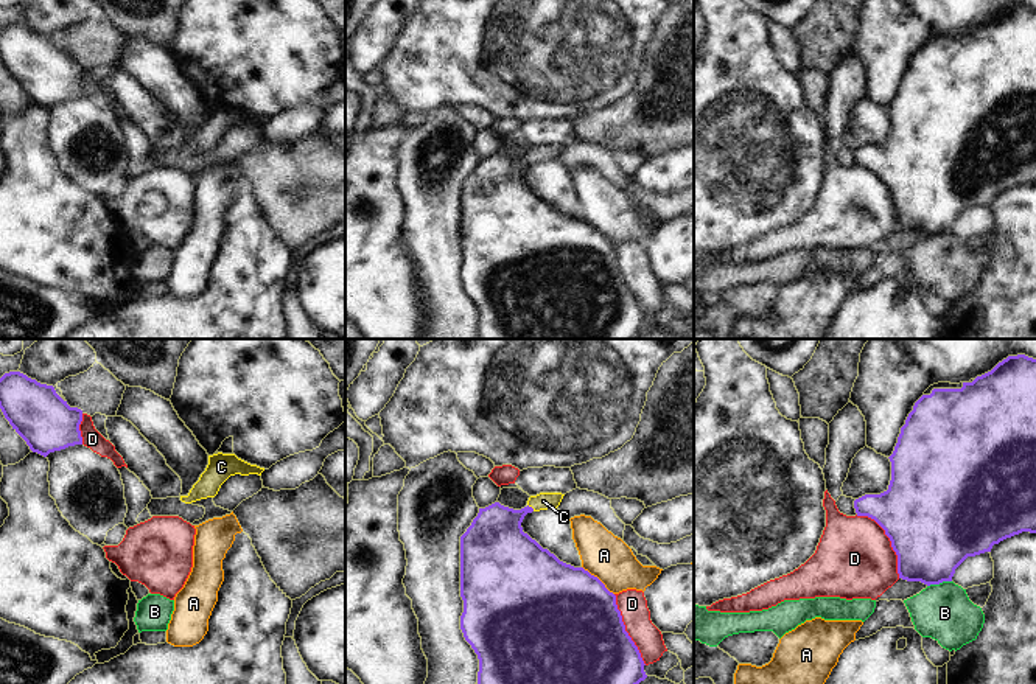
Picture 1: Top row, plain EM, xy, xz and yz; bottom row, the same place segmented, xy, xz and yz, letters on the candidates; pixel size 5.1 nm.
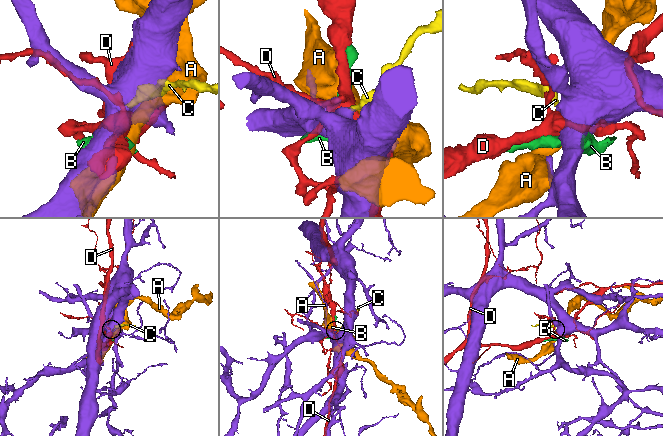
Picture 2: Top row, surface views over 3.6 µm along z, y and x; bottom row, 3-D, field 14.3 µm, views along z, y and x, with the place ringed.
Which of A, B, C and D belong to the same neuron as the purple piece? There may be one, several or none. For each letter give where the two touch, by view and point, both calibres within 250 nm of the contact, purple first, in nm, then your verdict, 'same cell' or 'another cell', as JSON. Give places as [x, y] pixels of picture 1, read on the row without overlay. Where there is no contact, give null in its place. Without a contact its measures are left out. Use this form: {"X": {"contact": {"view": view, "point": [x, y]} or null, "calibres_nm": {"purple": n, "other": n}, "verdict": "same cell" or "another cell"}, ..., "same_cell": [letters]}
{"A": {"contact": {"view": "xz", "point": [598, 230]}, "calibres_nm": {"purple": 500, "other": 240}, "verdict": "another cell"}, "B": {"contact": {"view": "yz", "point": [938, 235]}, "calibres_nm": {"purple": 400, "other": 300}, "verdict": "another cell"}, "C": {"contact": {"view": "xz", "point": [531, 159]}, "calibres_nm": {"purple": 300, "other": 90}, "verdict": "same cell"}, "D": {"contact": {"view": "yz", "point": [890, 191]}, "calibres_nm": {"purple": 500, "other": 400}, "verdict": "another cell"}, "same_cell": ["C"]}

